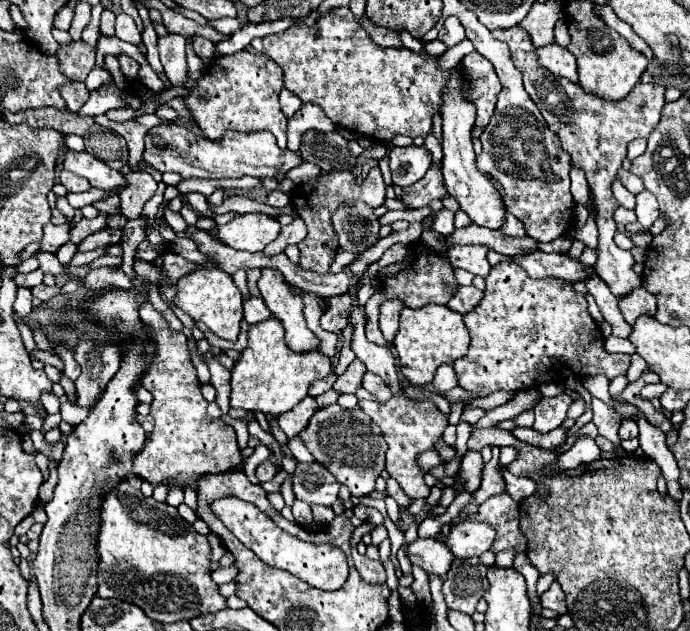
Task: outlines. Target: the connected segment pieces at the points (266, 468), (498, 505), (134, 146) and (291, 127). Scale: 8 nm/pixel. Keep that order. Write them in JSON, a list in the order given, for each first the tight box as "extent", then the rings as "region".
[{"extent":[256,459,276,483],"region":[[[266,459],[264,463],[260,463],[258,469],[256,469],[256,477],[260,479],[260,483],[270,481],[274,475],[276,475],[276,465],[270,459]]]},{"extent":[470,493,526,551],"region":[[[500,493],[482,503],[480,513],[470,517],[474,521],[486,521],[496,529],[496,543],[492,545],[494,551],[502,551],[508,547],[526,551],[526,539],[518,525],[520,523],[518,507],[520,505],[508,493]]]},{"extent":[94,114,162,171],"region":[[[105,114],[94,116],[94,122],[103,127],[110,127],[112,131],[120,133],[130,149],[130,159],[128,159],[128,167],[130,171],[142,171],[140,169],[140,161],[142,161],[142,153],[144,153],[144,135],[148,129],[152,129],[154,125],[160,125],[162,119],[158,119],[156,115],[142,115],[136,119],[130,119],[126,123],[116,123],[109,120]]]},{"extent":[288,103,336,152],"region":[[[304,103],[288,119],[288,149],[290,151],[299,152],[300,139],[306,129],[320,129],[322,132],[330,132],[332,129],[336,129],[336,125],[314,103]]]}]

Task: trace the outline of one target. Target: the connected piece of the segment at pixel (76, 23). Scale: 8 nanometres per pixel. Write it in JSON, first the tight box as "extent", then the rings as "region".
{"extent":[70,1,90,41],"region":[[[80,1],[78,5],[76,5],[76,13],[74,13],[74,21],[72,21],[72,27],[70,27],[70,35],[72,35],[72,39],[74,41],[78,41],[80,39],[80,35],[82,35],[82,31],[86,29],[86,25],[88,25],[88,21],[90,21],[90,3],[86,3],[86,1]]]}

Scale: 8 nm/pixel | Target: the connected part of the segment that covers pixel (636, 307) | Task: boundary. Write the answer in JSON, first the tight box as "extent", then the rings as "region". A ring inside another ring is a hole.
{"extent":[618,287,656,325],"region":[[[638,287],[636,291],[632,291],[632,295],[622,297],[618,301],[618,305],[620,305],[620,311],[622,311],[624,319],[630,325],[636,323],[636,319],[640,315],[648,315],[648,317],[654,317],[656,315],[656,299],[644,287]]]}

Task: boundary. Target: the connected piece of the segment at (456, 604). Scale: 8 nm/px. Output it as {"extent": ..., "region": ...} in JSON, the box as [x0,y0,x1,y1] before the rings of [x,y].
{"extent":[442,557,488,615],"region":[[[476,557],[454,559],[442,589],[448,609],[458,609],[472,615],[476,611],[476,603],[484,595],[484,587],[488,587],[486,571],[488,567]]]}

